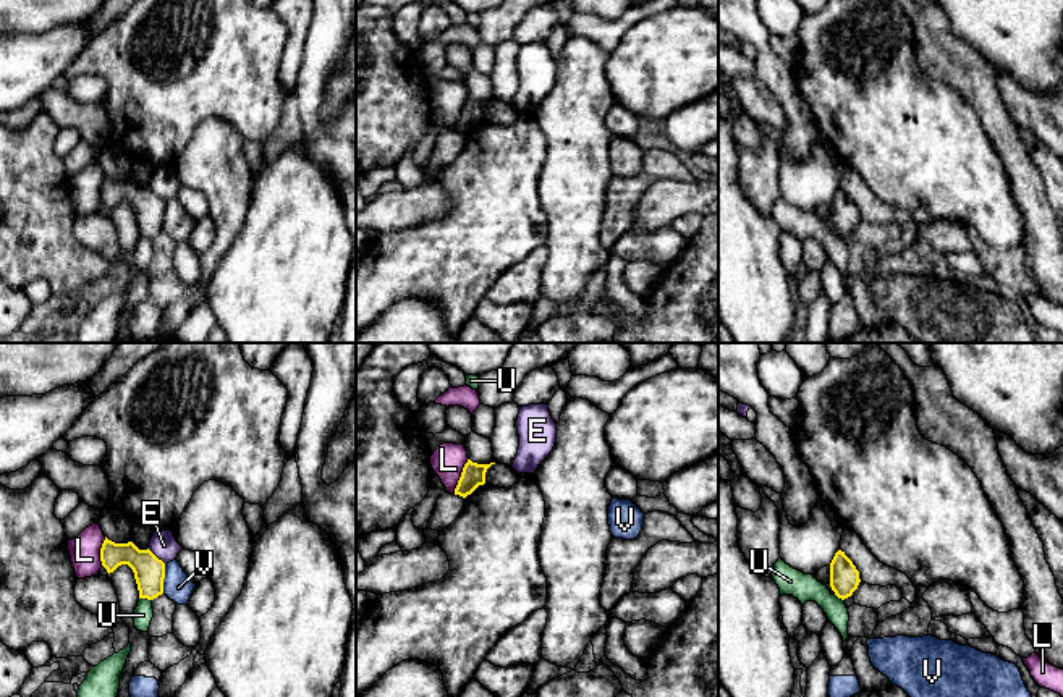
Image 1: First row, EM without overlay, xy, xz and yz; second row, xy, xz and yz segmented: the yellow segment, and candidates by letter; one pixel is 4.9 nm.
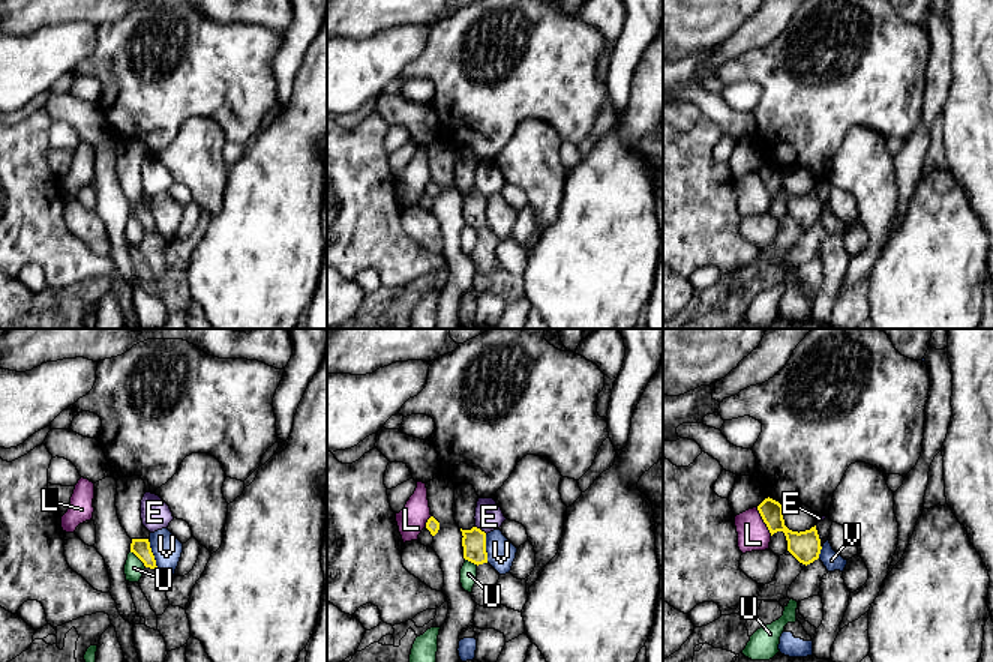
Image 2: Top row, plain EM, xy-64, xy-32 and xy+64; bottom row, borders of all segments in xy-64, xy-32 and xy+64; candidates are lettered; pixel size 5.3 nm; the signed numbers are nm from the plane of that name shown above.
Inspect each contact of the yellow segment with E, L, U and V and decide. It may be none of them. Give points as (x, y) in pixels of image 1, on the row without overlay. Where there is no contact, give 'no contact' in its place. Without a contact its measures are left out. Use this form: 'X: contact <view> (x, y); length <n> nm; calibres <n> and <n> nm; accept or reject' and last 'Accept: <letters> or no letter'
E: contact xy (156, 194); length 120 nm; calibres 160 and 140 nm; reject
L: contact xz (461, 114); length 190 nm; calibres 120 and 160 nm; reject
U: contact xy (146, 235); length 70 nm; calibres 160 and 100 nm; reject
V: contact xy (164, 215); length 140 nm; calibres 160 and 140 nm; reject
Accept: no letter

